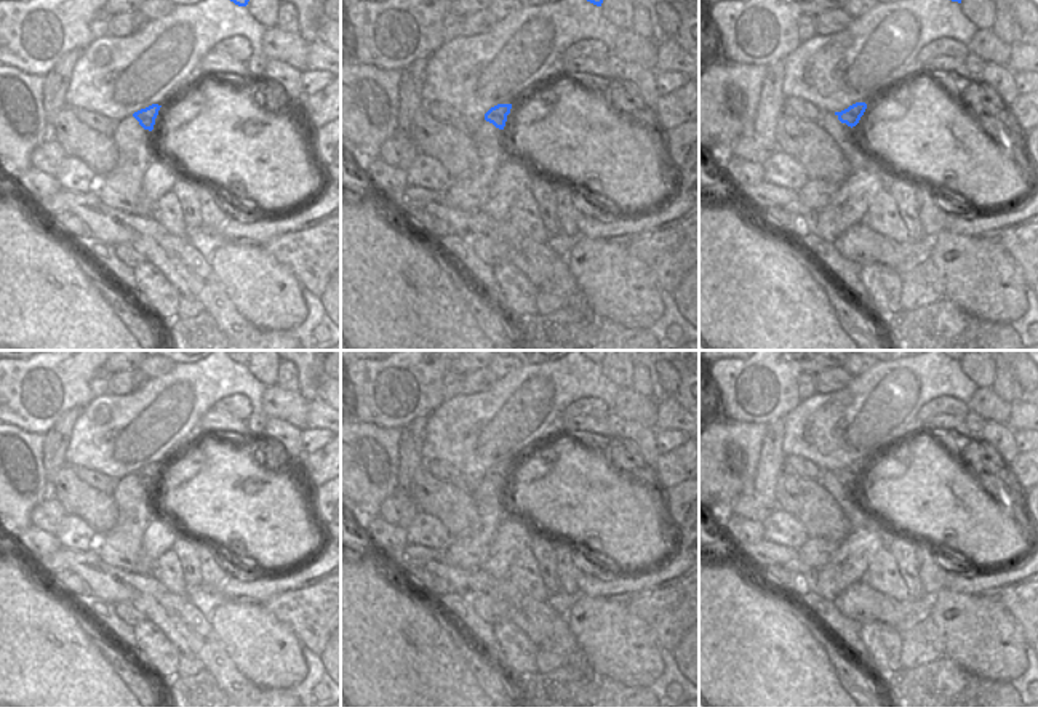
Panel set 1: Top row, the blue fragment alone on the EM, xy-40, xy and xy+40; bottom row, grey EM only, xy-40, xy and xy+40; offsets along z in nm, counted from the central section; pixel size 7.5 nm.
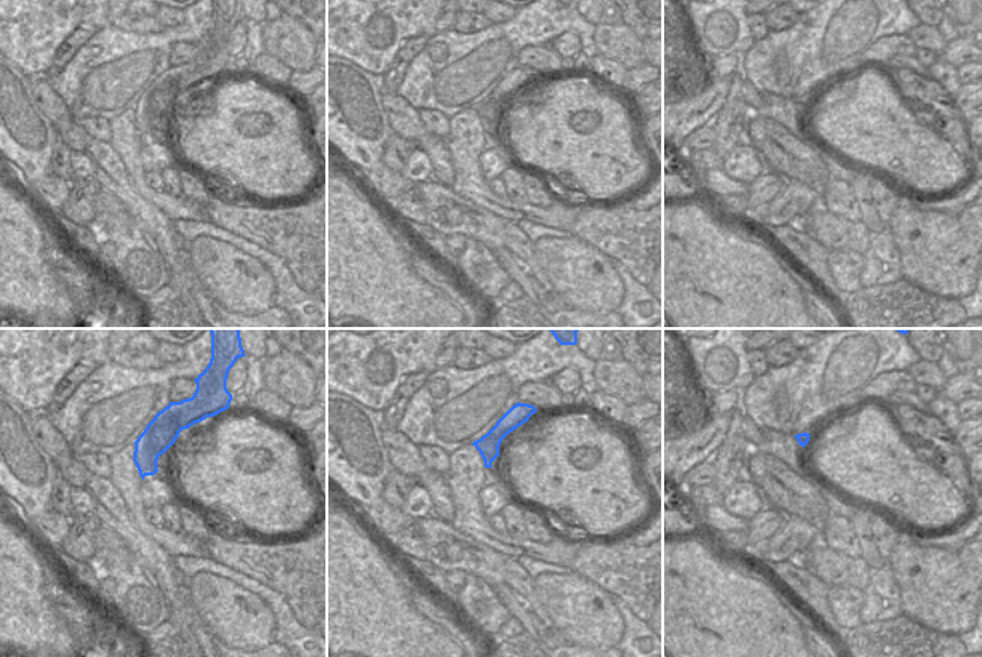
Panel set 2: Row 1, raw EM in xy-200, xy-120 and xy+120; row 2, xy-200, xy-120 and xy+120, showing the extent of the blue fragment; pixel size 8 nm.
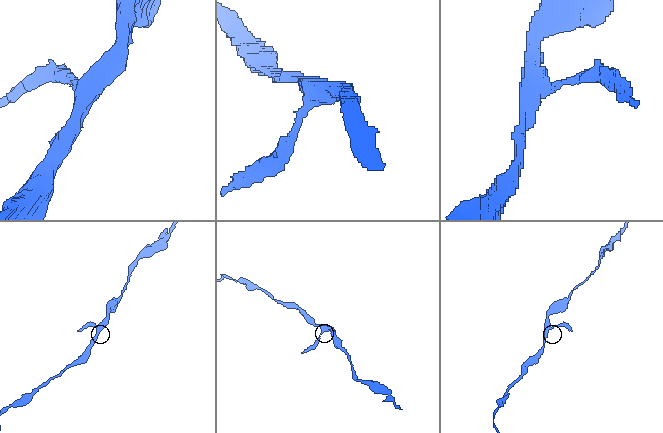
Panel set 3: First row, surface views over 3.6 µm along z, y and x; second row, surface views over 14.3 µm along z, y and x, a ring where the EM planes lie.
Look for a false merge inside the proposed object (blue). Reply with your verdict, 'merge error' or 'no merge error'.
no merge error

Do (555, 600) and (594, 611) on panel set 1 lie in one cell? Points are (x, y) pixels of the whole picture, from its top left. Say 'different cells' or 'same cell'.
different cells

